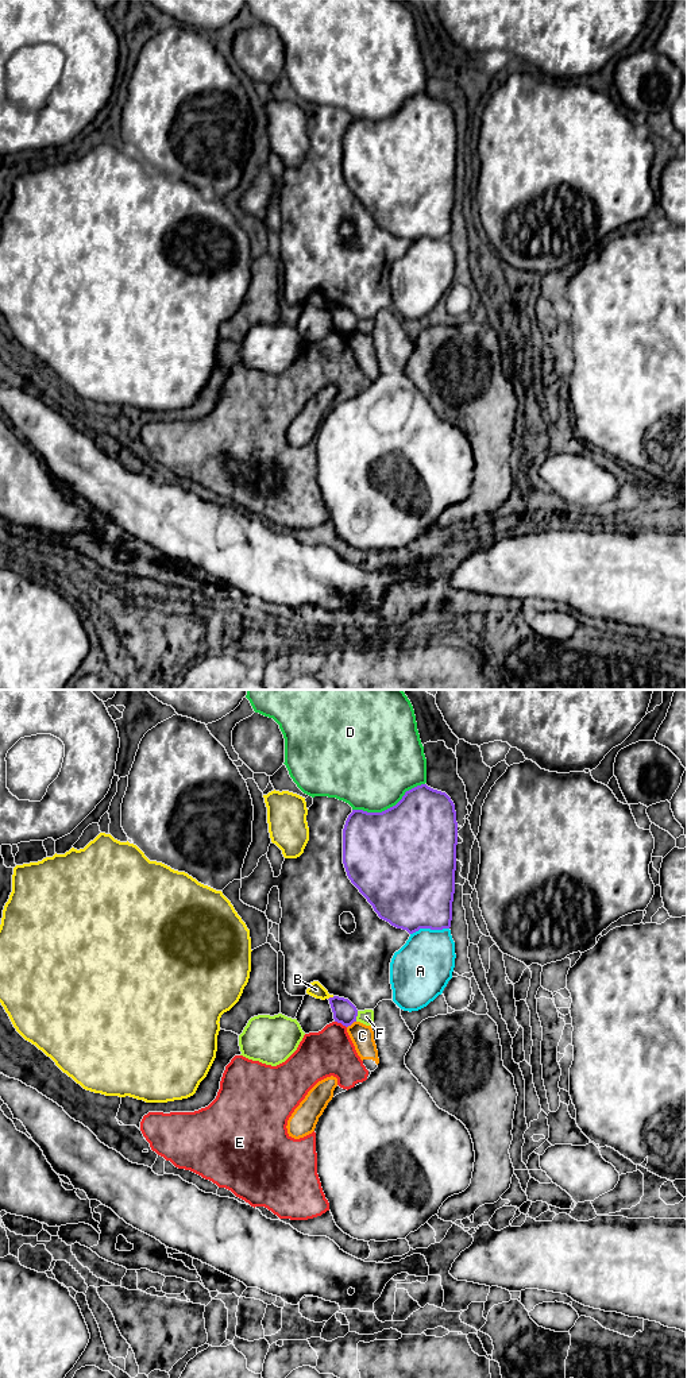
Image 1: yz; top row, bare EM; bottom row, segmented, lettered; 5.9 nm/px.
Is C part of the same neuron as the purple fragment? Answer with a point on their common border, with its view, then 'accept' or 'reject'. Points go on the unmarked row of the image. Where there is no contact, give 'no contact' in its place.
yz (351, 332) | reject

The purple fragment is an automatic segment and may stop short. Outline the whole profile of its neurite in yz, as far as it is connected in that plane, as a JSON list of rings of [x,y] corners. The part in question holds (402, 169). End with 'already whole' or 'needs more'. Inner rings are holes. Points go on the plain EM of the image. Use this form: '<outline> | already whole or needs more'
[[[427,93],[405,101],[402,108],[382,121],[352,119],[343,138],[343,173],[351,192],[373,215],[378,225],[409,243],[420,238],[451,236],[455,202],[458,131],[455,113],[441,100]]] | already whole

